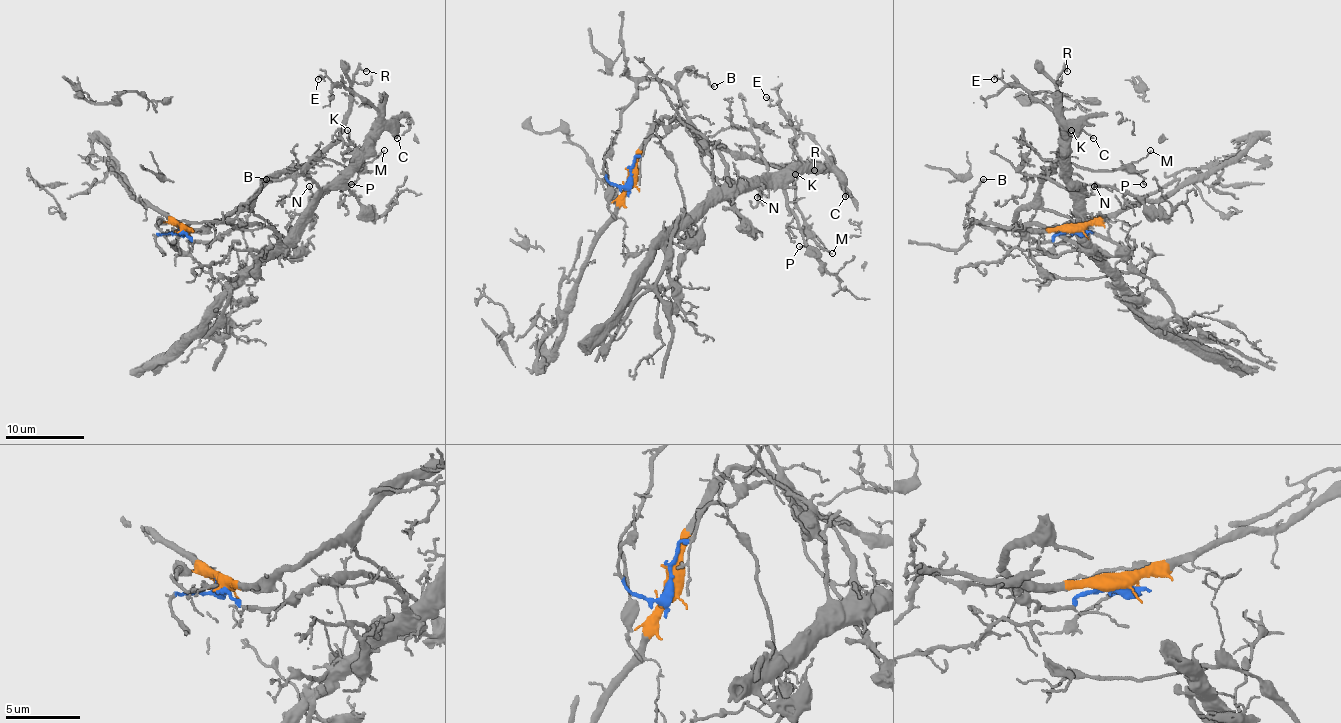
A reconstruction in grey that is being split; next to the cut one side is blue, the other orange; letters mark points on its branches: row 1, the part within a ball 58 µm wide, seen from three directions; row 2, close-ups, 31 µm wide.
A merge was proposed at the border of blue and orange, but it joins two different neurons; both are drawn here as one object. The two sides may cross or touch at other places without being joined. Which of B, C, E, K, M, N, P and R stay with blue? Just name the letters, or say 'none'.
B, C, E, K, N

